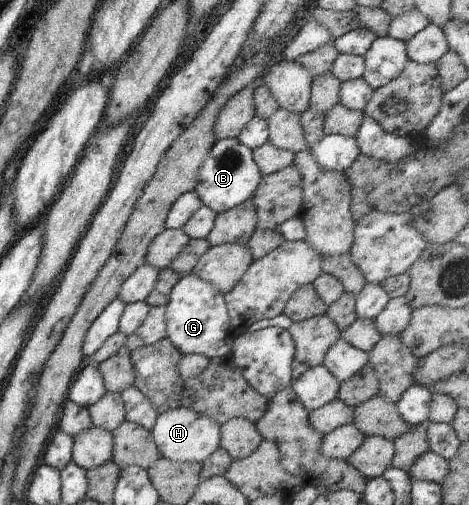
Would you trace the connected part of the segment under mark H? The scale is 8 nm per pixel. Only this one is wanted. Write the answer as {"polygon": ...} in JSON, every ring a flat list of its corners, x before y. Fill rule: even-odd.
{"polygon":[[184,407,174,408,157,415,151,433,161,456,178,462,203,463,210,458,210,454,220,444,220,425,207,416]]}

